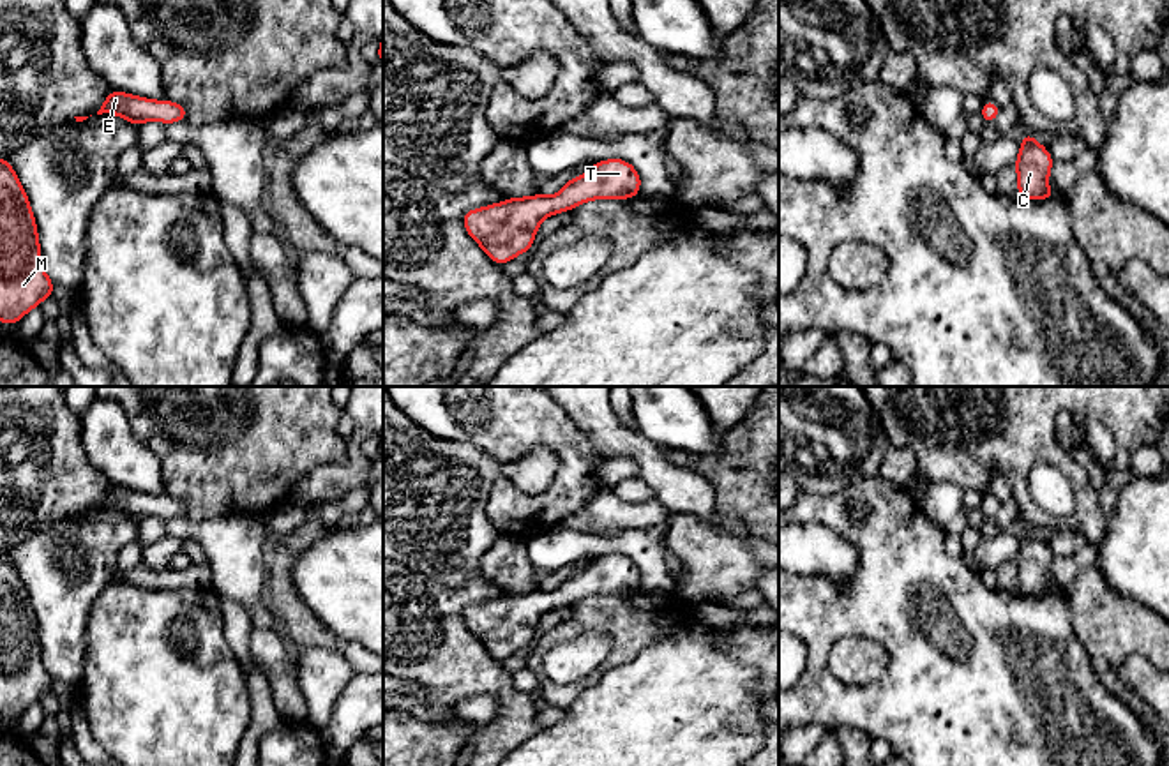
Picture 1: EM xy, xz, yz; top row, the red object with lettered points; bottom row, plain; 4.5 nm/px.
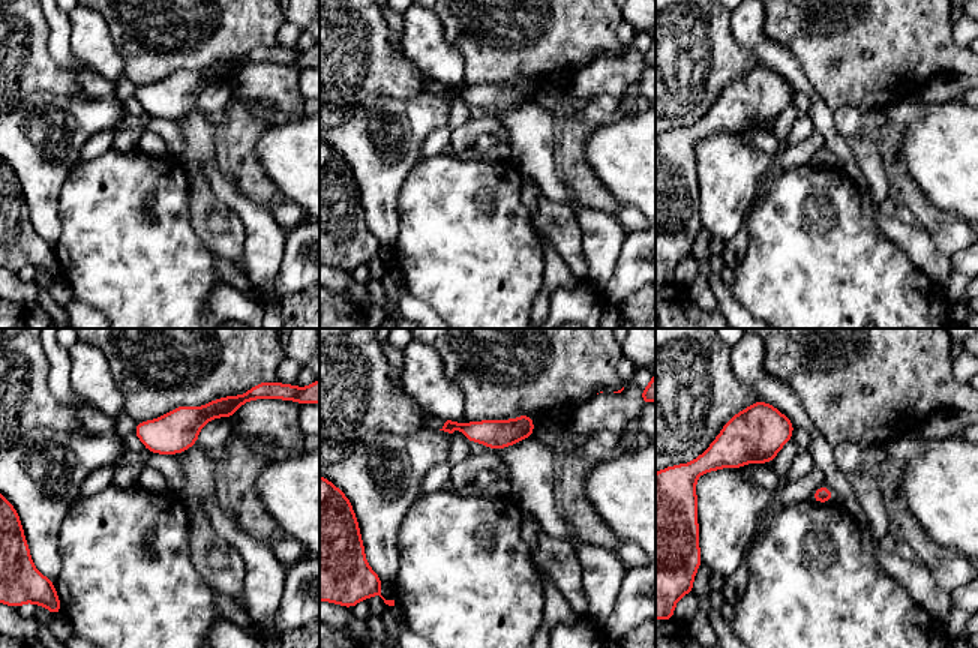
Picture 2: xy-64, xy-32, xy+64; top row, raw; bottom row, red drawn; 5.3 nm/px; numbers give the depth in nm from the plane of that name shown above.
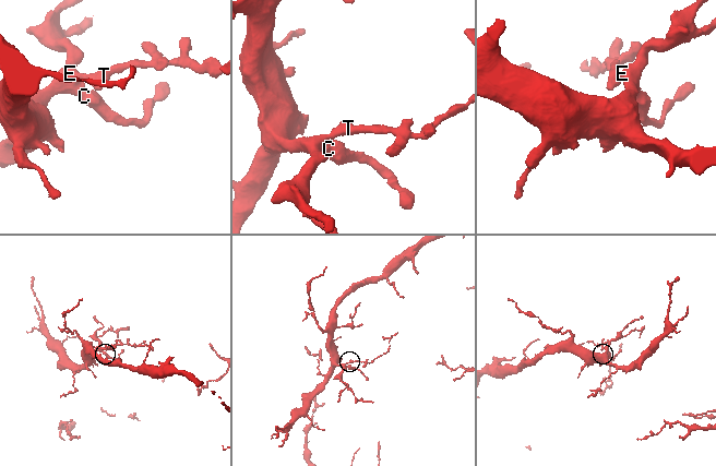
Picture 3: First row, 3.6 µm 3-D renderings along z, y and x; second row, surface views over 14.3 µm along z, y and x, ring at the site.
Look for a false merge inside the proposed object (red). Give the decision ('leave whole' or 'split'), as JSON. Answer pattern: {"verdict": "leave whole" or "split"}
{"verdict": "leave whole"}

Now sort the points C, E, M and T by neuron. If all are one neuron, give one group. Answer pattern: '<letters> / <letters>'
C E M T

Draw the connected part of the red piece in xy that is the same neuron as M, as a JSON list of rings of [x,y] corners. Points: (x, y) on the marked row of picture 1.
[[[0,157],[0,323],[18,323],[46,297],[53,297],[53,289],[55,284],[42,268],[39,233],[28,196],[14,168]]]

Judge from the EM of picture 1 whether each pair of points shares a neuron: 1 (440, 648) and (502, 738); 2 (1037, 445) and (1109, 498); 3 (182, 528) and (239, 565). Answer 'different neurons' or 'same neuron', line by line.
1: same neuron
2: different neurons
3: same neuron

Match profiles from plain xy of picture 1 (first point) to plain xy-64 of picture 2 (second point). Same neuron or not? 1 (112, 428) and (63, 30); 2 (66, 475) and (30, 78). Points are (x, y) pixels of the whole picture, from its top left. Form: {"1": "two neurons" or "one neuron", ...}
{"1": "two neurons", "2": "one neuron"}

